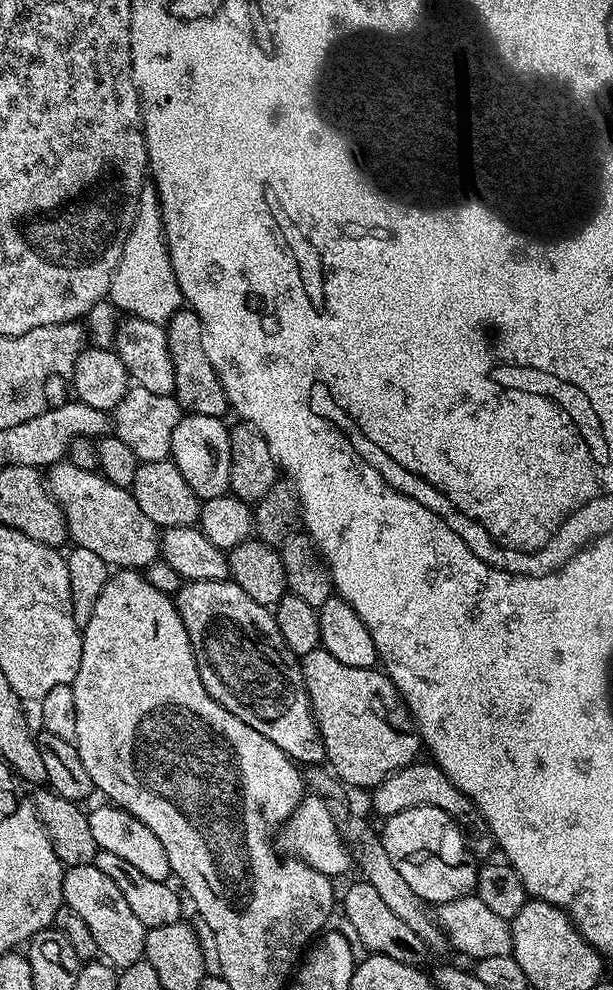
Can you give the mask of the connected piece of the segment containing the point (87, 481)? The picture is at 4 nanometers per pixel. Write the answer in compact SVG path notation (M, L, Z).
M59 462L51 465L46 472L46 483L48 485L48 493L52 495L59 506L62 514L66 518L66 526L68 527L68 540L77 548L85 548L94 554L98 554L98 558L102 558L102 562L106 562L116 570L144 570L147 564L152 564L158 560L160 556L160 537L158 535L158 526L154 522L150 522L150 518L146 518L146 514L142 514L142 510L138 510L138 502L134 502L131 491L127 488L119 488L114 486L114 482L110 482L99 471L91 472L88 468L79 468L76 464L68 464L69 462Z

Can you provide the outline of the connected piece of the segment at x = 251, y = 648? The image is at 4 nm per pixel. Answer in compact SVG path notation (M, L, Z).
M230 578L190 580L179 586L181 588L174 592L174 603L199 659L212 667L218 684L232 688L241 700L256 708L256 660L280 660L280 648L284 644L282 634L276 625L275 615L265 605L254 602L254 598L250 598L250 594L246 594L246 590L242 590L242 586L238 586Z

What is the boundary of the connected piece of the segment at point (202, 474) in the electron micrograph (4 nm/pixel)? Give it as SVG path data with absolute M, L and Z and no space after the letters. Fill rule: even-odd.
M181 415L172 434L171 460L176 463L182 478L194 490L199 500L218 498L229 491L230 466L232 465L232 443L228 437L229 425L218 416Z

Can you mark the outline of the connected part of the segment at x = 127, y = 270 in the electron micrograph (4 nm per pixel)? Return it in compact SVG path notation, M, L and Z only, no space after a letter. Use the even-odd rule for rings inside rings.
M145 182L140 191L136 217L122 246L122 258L112 275L107 299L121 313L137 316L161 326L167 325L170 317L182 306L180 287L174 278L174 266L170 262L168 244L164 241L160 199L156 193L156 185L151 182Z

